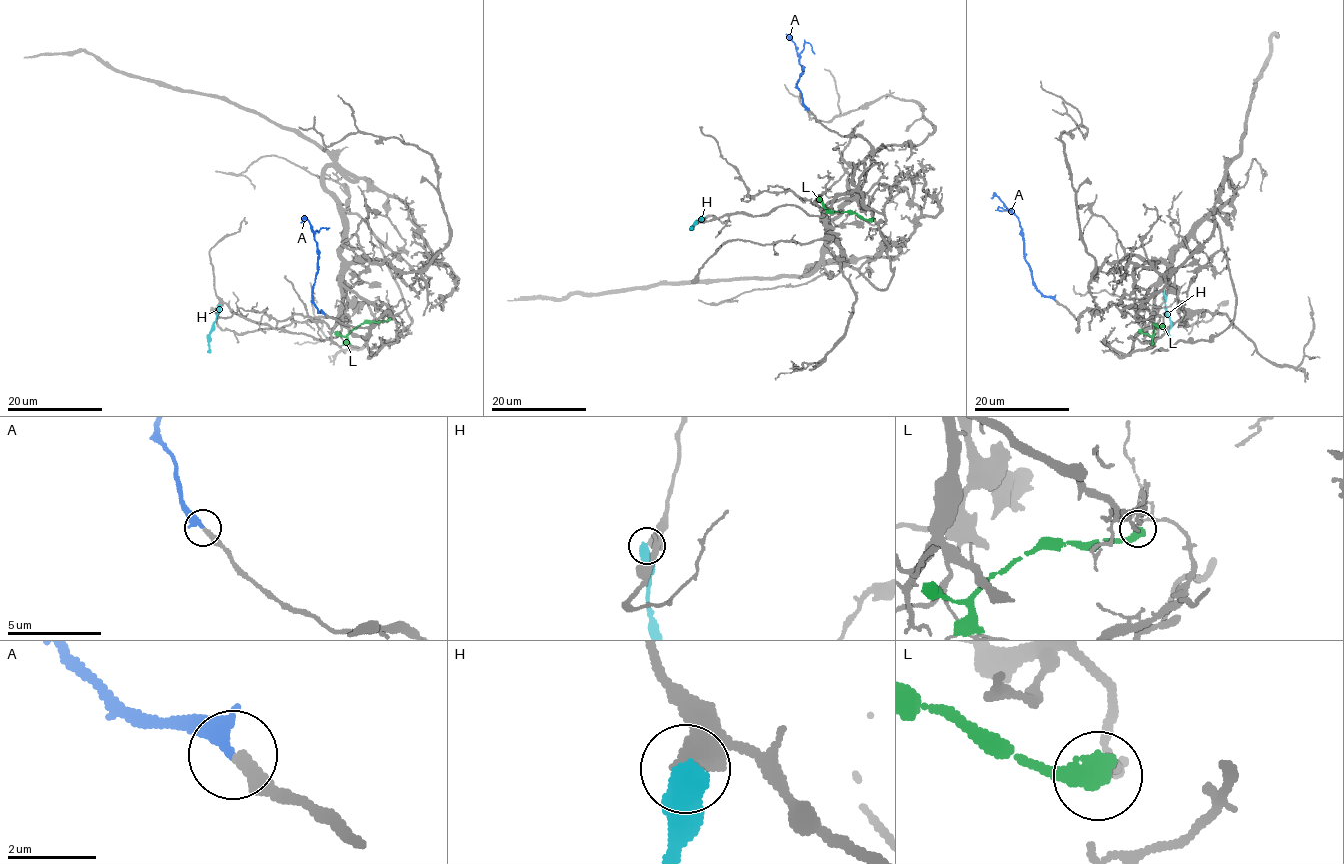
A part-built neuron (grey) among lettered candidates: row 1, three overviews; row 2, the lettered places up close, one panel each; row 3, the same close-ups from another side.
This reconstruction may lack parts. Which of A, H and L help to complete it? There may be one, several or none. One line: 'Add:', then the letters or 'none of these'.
Add: A

